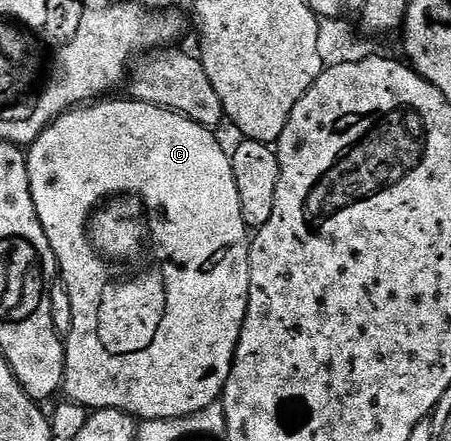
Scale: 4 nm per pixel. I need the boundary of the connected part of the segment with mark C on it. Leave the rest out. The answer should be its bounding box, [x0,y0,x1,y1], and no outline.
[26,100,251,420]

